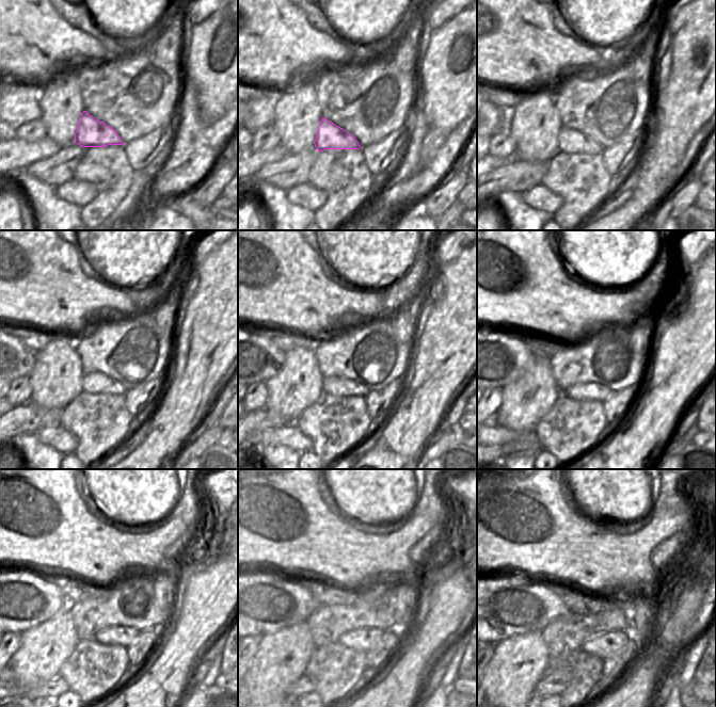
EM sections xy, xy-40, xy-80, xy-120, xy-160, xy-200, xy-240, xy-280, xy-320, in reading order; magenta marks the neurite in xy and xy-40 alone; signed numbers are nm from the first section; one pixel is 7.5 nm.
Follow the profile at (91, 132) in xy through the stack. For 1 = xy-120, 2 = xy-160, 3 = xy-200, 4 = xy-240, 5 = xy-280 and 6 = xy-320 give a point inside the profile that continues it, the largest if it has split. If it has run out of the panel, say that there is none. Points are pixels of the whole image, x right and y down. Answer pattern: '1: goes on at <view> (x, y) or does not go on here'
1: goes on at xy-120 (95, 383)
2: goes on at xy-160 (334, 386)
3: goes on at xy-200 (599, 392)
4: goes on at xy-240 (124, 637)
5: goes on at xy-280 (364, 640)
6: goes on at xy-320 (603, 645)

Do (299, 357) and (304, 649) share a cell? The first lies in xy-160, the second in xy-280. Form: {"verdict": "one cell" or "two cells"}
{"verdict": "one cell"}

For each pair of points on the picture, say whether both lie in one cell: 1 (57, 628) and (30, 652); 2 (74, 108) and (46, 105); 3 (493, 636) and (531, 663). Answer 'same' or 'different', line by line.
1: same
2: same
3: different

